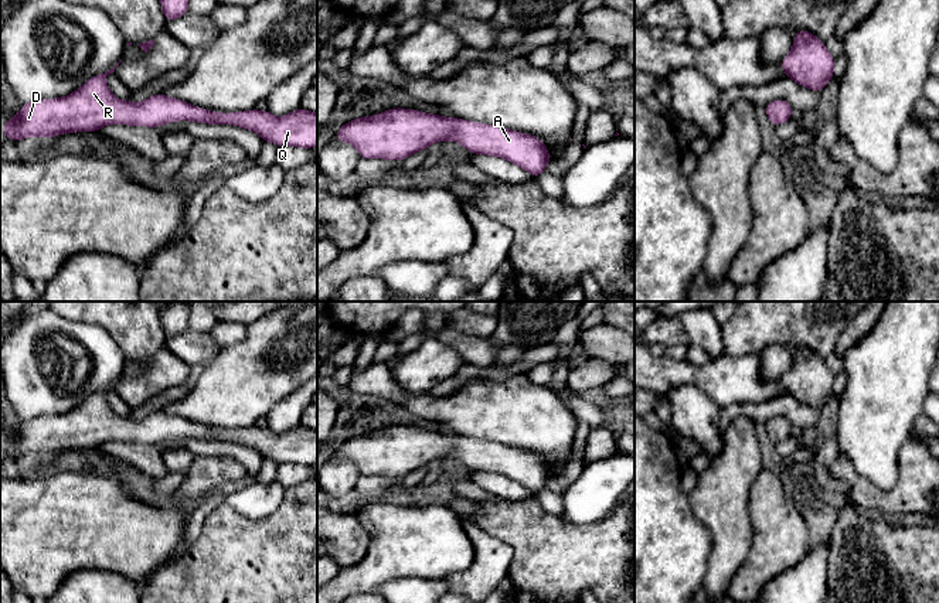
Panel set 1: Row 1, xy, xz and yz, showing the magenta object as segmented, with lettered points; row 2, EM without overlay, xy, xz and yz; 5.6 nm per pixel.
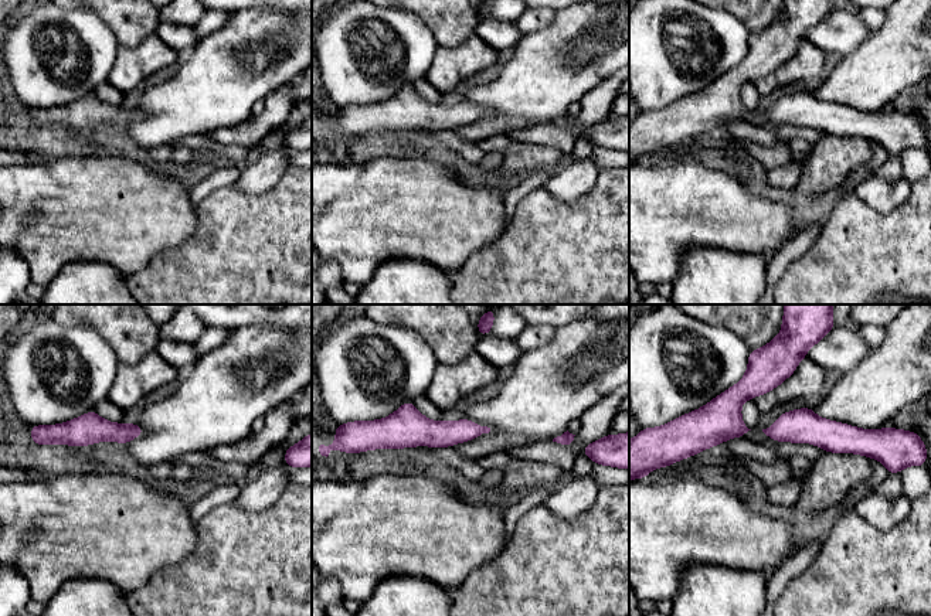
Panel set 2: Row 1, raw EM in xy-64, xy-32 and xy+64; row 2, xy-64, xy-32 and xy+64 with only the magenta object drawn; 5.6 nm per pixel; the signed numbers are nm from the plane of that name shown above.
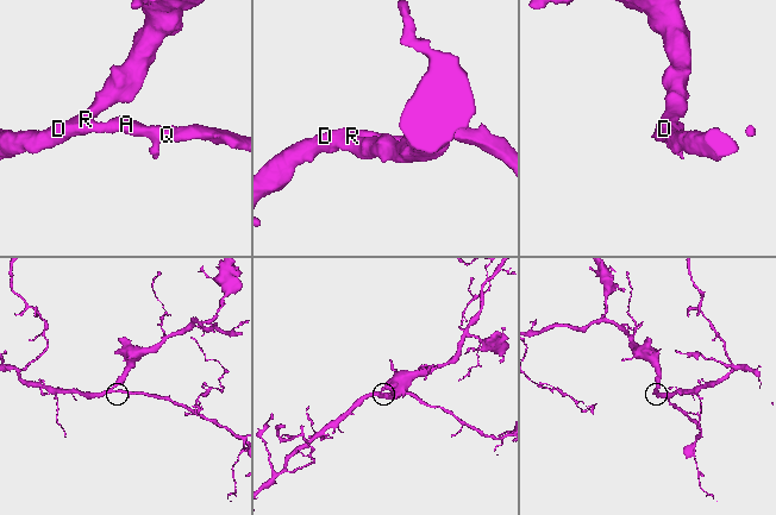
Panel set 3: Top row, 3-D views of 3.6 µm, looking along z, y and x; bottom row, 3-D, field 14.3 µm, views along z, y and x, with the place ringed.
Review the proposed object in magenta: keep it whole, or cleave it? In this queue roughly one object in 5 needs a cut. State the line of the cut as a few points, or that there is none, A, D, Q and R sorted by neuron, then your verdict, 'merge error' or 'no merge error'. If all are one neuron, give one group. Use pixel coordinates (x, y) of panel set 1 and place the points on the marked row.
no cut | A D Q R | no merge error

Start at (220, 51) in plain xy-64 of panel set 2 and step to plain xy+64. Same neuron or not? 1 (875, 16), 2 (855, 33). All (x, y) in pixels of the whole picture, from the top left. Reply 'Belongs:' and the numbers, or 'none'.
Belongs: none

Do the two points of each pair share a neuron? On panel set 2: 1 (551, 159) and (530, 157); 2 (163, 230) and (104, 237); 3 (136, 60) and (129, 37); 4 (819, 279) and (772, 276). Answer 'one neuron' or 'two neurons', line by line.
1: one neuron
2: one neuron
3: two neurons
4: two neurons

